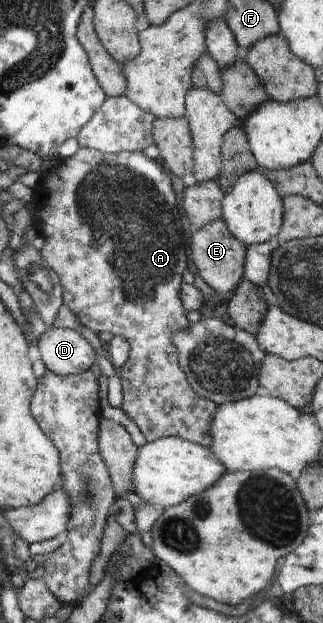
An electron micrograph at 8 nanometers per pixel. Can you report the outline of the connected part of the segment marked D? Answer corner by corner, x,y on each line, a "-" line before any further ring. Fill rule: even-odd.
52,326
37,337
41,360
49,372
58,375
81,374
96,361
91,344
76,330

